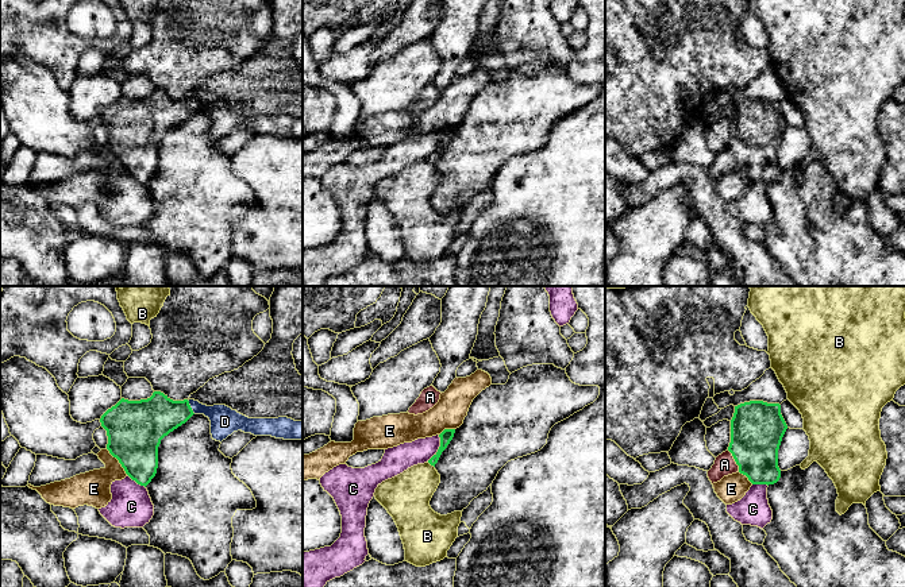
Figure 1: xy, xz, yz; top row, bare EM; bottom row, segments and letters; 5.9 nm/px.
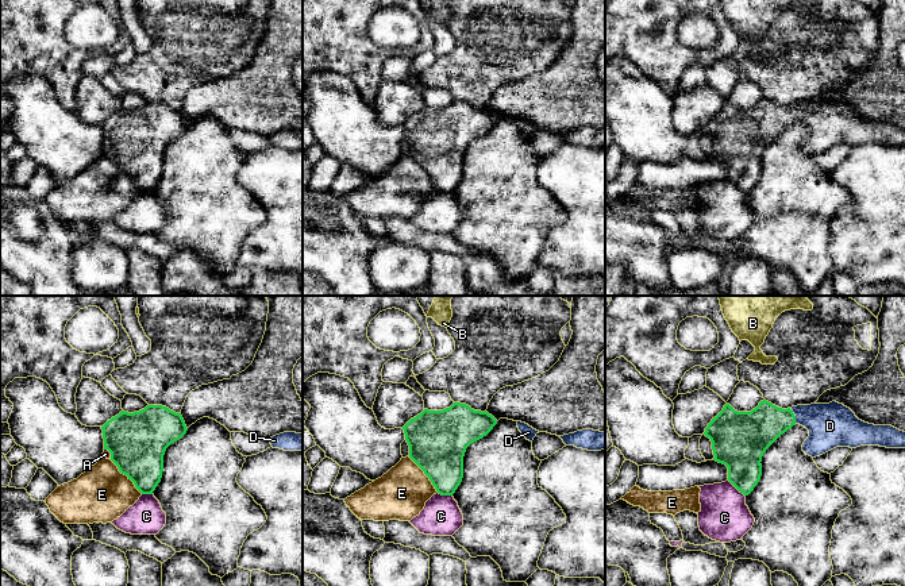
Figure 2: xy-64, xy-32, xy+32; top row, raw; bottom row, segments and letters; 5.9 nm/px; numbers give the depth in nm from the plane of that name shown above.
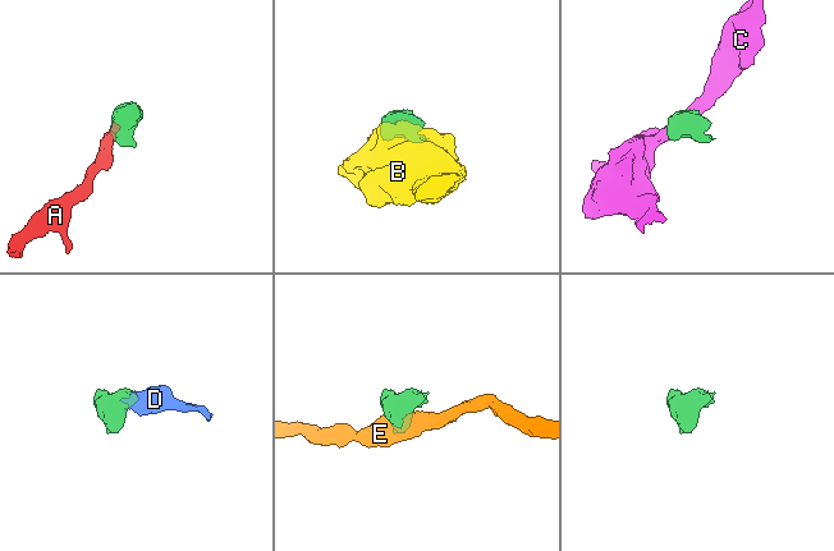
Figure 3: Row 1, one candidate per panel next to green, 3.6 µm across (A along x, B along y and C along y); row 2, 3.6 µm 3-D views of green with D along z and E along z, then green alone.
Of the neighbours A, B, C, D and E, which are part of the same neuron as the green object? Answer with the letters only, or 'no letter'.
A, D

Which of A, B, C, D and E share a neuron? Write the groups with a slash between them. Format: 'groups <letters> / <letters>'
groups A D / B / C / E

